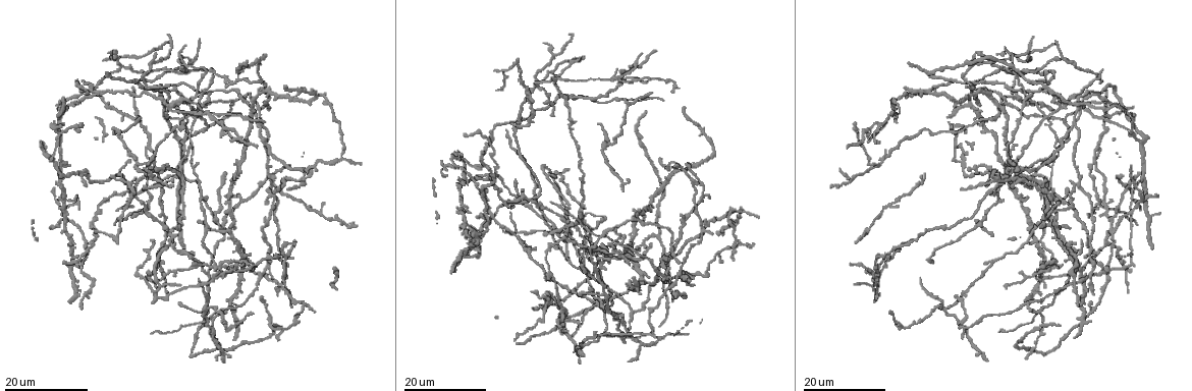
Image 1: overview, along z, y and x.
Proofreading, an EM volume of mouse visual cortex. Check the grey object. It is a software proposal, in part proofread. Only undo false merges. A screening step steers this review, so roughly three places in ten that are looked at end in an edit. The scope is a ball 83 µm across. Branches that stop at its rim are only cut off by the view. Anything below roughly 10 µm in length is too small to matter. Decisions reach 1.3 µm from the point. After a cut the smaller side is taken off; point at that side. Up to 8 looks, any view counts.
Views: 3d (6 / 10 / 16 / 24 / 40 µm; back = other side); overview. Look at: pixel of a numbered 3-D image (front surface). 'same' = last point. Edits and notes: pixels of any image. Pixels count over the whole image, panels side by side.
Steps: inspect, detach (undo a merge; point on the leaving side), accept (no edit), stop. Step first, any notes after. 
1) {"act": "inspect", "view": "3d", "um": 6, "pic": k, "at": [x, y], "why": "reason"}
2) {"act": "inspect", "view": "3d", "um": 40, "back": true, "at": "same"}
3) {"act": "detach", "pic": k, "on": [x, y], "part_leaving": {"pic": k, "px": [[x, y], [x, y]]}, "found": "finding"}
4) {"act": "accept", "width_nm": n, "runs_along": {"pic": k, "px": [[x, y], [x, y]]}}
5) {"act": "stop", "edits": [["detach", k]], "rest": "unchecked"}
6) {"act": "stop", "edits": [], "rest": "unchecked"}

{"act": "inspect", "view": "3d", "um": 24, "pic": 1, "at": [614, 254], "why": "three arms meet"}

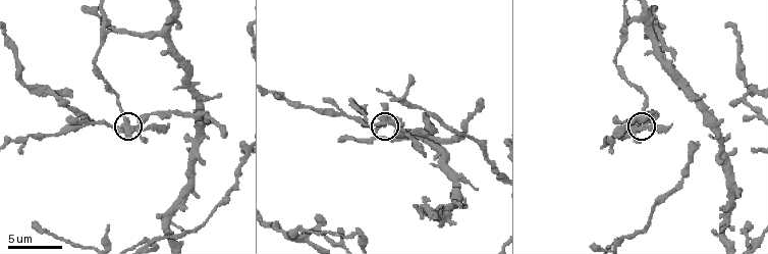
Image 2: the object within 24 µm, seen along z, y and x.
{"act": "inspect", "view": "3d", "um": 6, "pic": 2, "at": [380, 123], "why": "zoom in"}

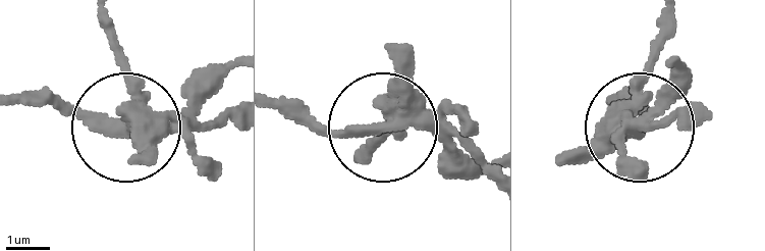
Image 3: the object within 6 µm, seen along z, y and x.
{"act": "detach", "pic": 3, "on": [132, 157], "side_arm_um": 12, "arms": 3, "found": "a second neuron is stuck on"}

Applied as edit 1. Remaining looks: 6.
{"act": "inspect", "view": "overview"}

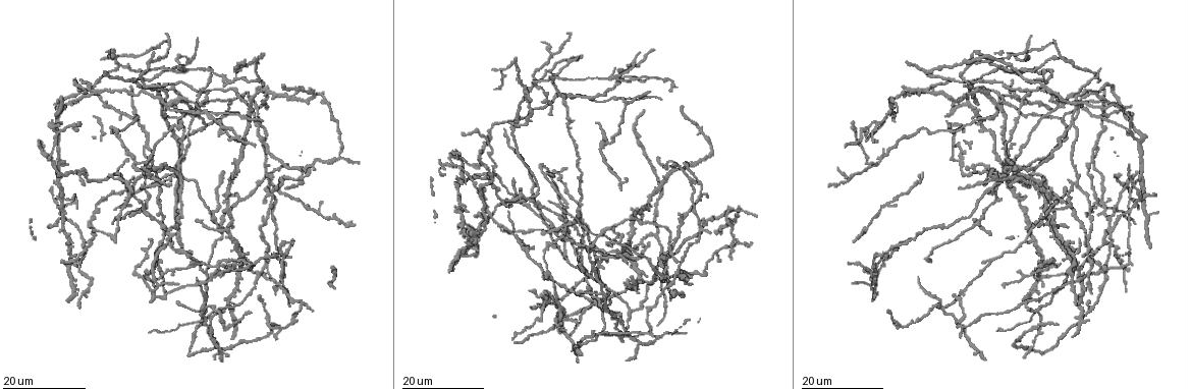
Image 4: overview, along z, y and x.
{"act": "inspect", "view": "3d", "um": 24, "pic": 4, "at": [167, 107]}

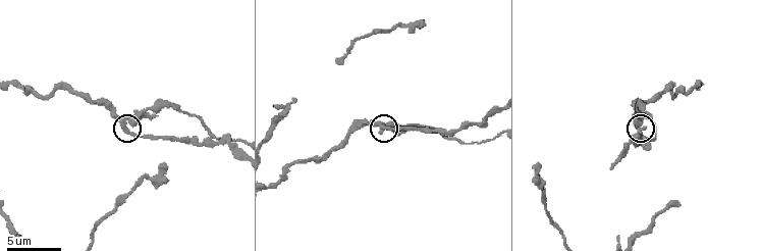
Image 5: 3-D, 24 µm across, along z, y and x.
{"act": "inspect", "view": "3d", "um": 10, "pic": 5, "at": [385, 125], "why": "closer look"}

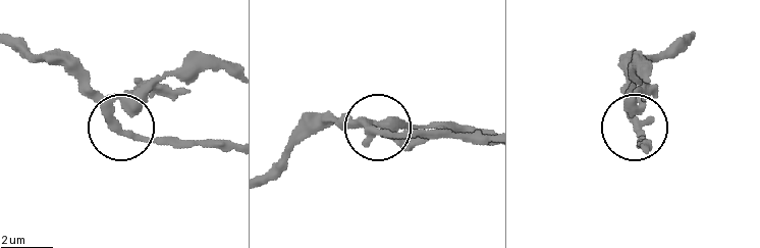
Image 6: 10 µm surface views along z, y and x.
{"act": "accept", "width_nm": 400, "found": "continuous, no second neuron"}

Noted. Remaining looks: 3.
{"act": "inspect", "view": "3d", "um": 10, "pic": 5, "at": [642, 106], "why": "thick turns thin"}

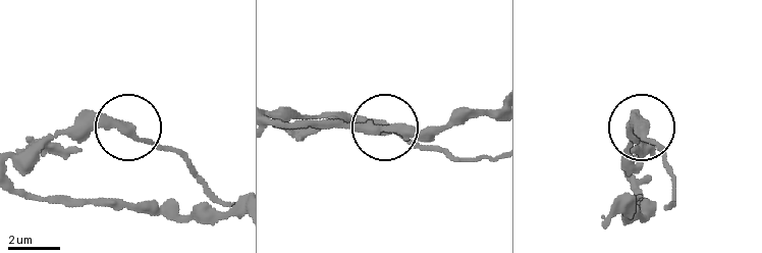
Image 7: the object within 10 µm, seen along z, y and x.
{"act": "accept", "runs_along": {"pic": 7, "px": [[21, 154], [41, 152], [67, 135], [126, 129], [189, 165]]}, "found": "continuous, no second neuron"}

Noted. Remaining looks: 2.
{"act": "inspect", "view": "3d", "um": 16, "pic": 4, "at": [1039, 67], "why": "three arms meet"}

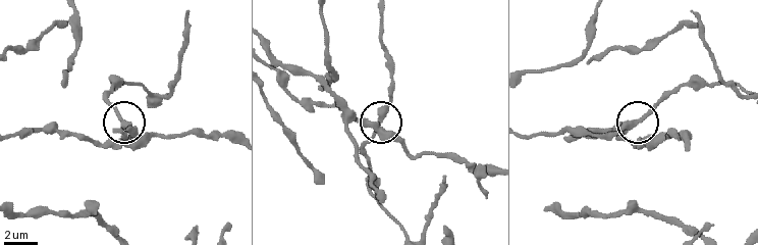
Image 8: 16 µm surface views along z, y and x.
{"act": "inspect", "view": "3d", "um": 6, "pic": 8, "at": [382, 123], "why": "closer look"}

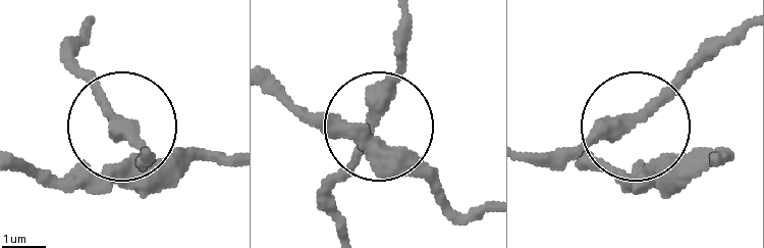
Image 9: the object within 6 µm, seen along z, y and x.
{"act": "accept", "width_nm": 250, "found": "one neuron here"}

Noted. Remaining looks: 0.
{"act": "stop", "edits": [["detach", 3]], "rest": "unchecked"}

